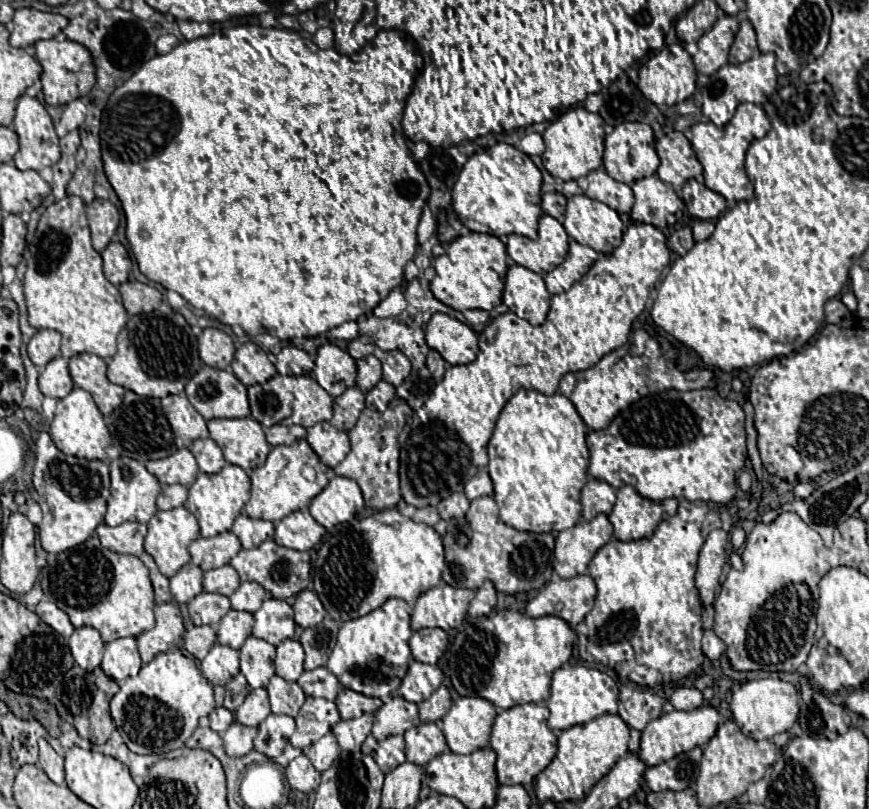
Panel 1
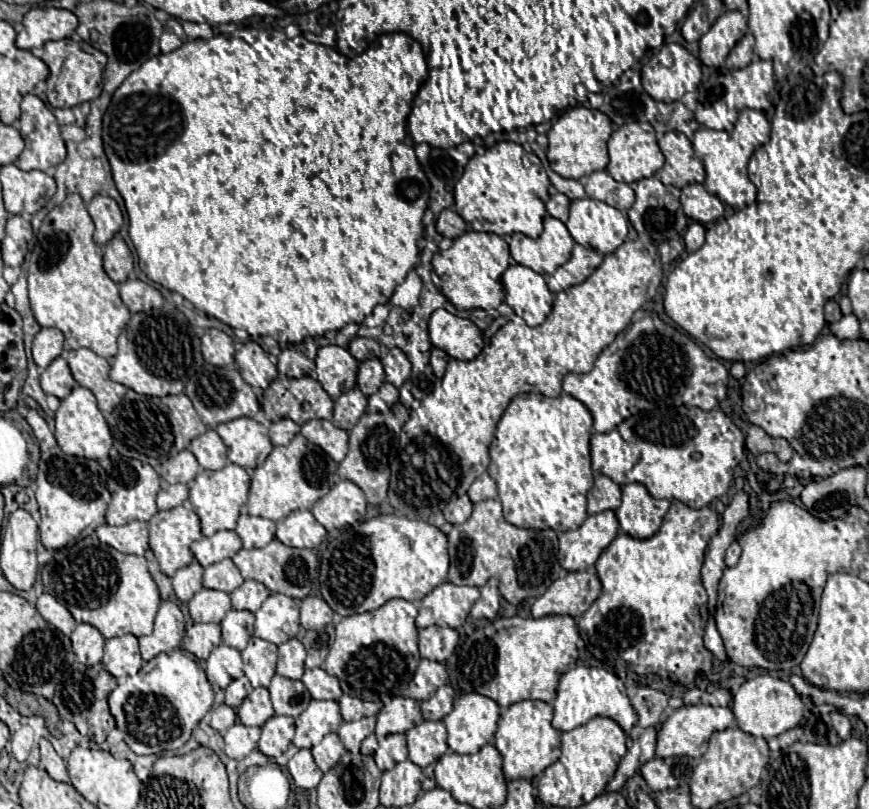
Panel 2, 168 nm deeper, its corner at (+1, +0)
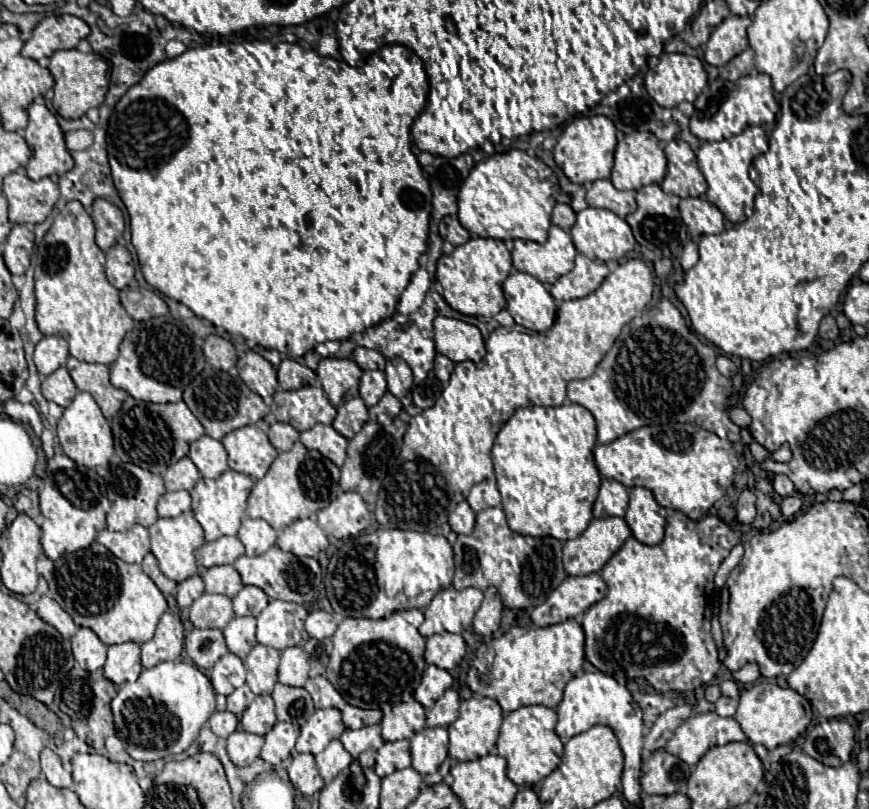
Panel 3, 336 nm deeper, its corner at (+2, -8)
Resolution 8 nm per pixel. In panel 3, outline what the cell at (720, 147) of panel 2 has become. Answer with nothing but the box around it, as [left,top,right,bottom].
[696,126,768,224]

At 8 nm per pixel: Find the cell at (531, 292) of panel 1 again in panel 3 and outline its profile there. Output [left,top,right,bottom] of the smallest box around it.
[504,272,556,332]

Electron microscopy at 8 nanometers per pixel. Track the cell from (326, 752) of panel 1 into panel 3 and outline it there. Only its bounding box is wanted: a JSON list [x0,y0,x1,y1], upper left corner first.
[316,740,352,782]

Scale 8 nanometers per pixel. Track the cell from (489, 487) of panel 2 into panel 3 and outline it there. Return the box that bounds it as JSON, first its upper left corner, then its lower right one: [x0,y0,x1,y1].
[468,482,500,512]

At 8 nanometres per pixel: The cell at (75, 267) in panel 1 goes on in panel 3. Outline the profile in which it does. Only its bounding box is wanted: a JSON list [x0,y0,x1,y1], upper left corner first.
[34,202,134,366]

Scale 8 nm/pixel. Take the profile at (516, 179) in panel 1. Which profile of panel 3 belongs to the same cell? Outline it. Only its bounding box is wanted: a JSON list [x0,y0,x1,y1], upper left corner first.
[458,150,558,242]

